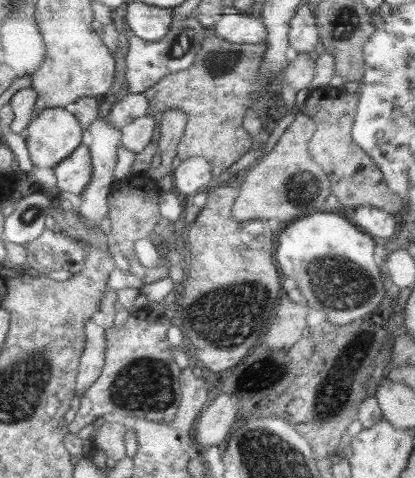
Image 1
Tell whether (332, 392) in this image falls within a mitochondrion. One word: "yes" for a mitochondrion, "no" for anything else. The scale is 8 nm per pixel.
yes

